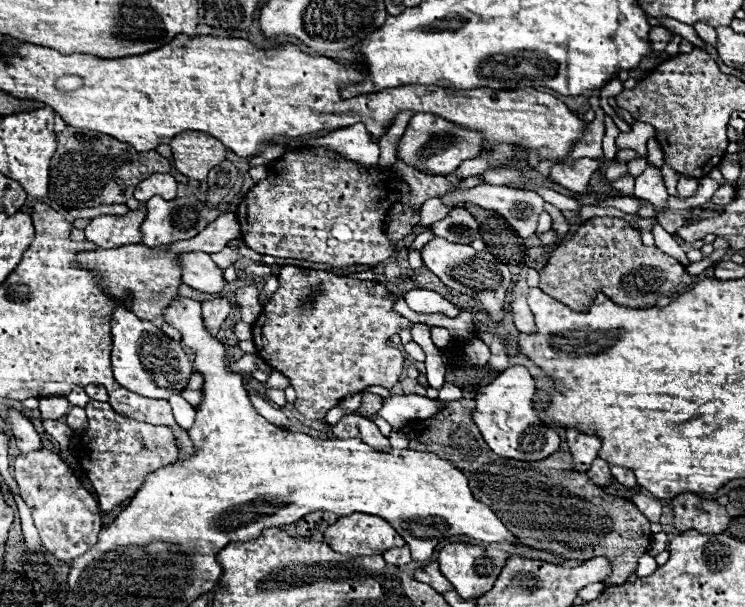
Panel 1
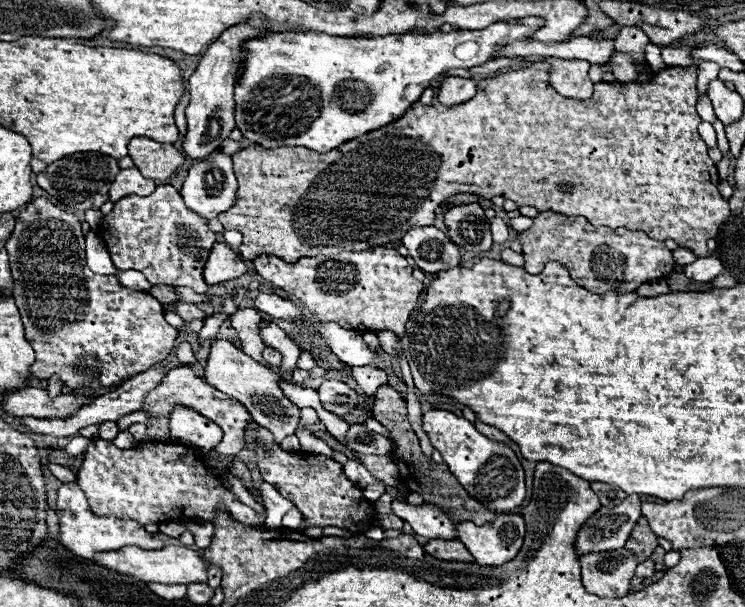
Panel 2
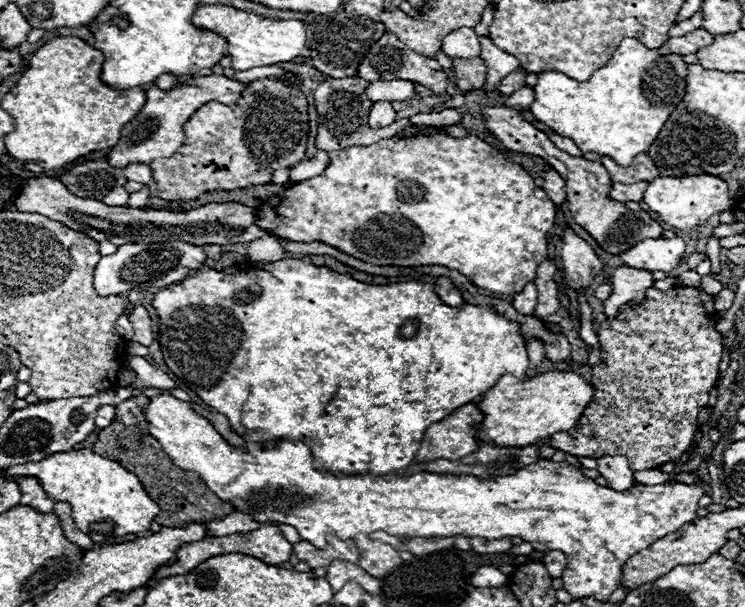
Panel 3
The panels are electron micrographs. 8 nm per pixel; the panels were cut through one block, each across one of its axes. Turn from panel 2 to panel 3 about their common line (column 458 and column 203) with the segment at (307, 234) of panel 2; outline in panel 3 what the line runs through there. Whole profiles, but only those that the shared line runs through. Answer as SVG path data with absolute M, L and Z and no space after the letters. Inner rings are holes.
M274 76L248 82L236 104L204 104L184 124L184 144L172 158L152 160L148 166L156 182L156 196L162 200L190 200L210 190L234 190L256 184L268 184L274 170L292 168L304 160L308 138L308 100L294 88Z

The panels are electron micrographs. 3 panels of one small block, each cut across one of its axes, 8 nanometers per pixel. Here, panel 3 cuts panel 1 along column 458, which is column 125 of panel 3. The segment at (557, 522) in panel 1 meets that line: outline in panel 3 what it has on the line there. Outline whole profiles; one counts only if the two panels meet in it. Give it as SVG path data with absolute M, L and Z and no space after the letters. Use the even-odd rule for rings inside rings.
M134 396L116 404L112 424L100 430L92 450L108 460L120 462L128 472L140 478L148 496L160 506L160 514L156 516L156 522L160 526L182 526L190 522L208 524L216 518L224 518L232 510L232 506L220 502L216 494L212 494L212 490L208 490L204 482L200 482L198 474L184 472L178 466L172 466L170 458L160 450L160 444L148 434L144 418L140 418L140 410L146 404L148 404L146 396Z

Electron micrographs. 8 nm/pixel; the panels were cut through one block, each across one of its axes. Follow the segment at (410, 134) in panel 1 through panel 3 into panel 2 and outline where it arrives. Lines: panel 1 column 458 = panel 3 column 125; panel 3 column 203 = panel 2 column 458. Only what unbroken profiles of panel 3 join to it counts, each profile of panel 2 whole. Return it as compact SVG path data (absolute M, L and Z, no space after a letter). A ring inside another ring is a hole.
M450 76L442 82L438 100L444 106L458 106L458 104L464 104L470 98L474 98L474 94L476 94L476 84L472 80Z

